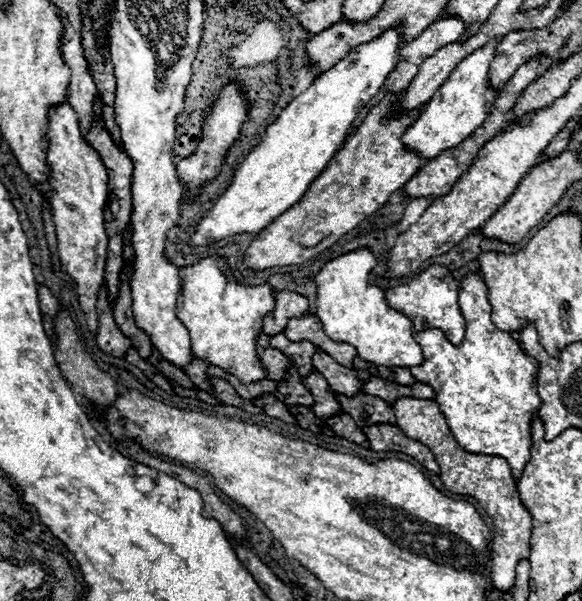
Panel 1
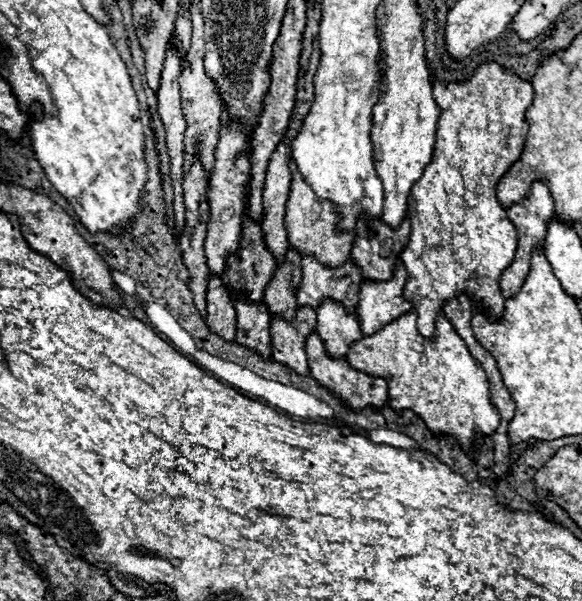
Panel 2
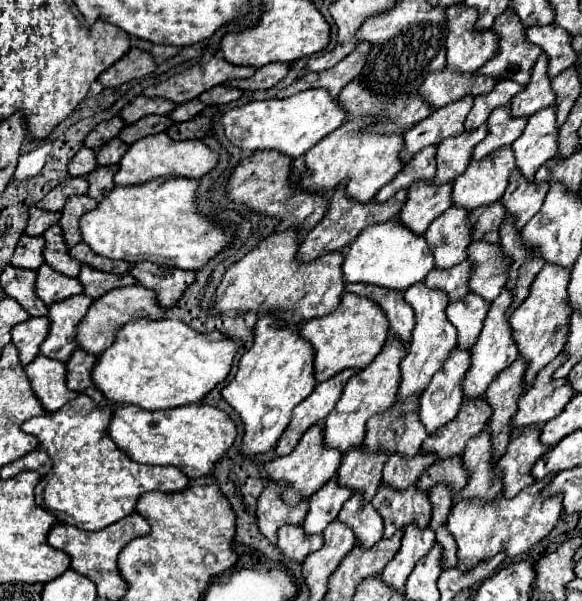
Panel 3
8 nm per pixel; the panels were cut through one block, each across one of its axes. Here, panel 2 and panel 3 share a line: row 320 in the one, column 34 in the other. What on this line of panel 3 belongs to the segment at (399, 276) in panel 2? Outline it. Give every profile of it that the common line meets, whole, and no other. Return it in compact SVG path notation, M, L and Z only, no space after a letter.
M38 354L26 368L32 388L48 412L60 410L66 402L78 396L78 392L66 386L66 364Z

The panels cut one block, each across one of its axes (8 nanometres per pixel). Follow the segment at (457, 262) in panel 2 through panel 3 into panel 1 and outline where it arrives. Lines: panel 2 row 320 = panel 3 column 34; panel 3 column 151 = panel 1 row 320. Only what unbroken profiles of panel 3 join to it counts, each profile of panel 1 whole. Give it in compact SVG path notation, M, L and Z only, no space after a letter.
M470 274L466 280L460 282L460 308L466 320L466 336L464 340L454 346L442 330L426 330L424 336L414 332L414 340L420 344L424 362L420 366L410 368L418 382L426 382L434 388L434 400L444 414L454 438L472 454L488 454L488 456L502 456L508 460L512 468L512 476L518 480L528 458L530 458L530 418L534 410L540 408L540 398L536 392L536 374L538 362L522 352L518 340L500 328L496 328L490 320L490 304L488 304L488 288L480 274Z

